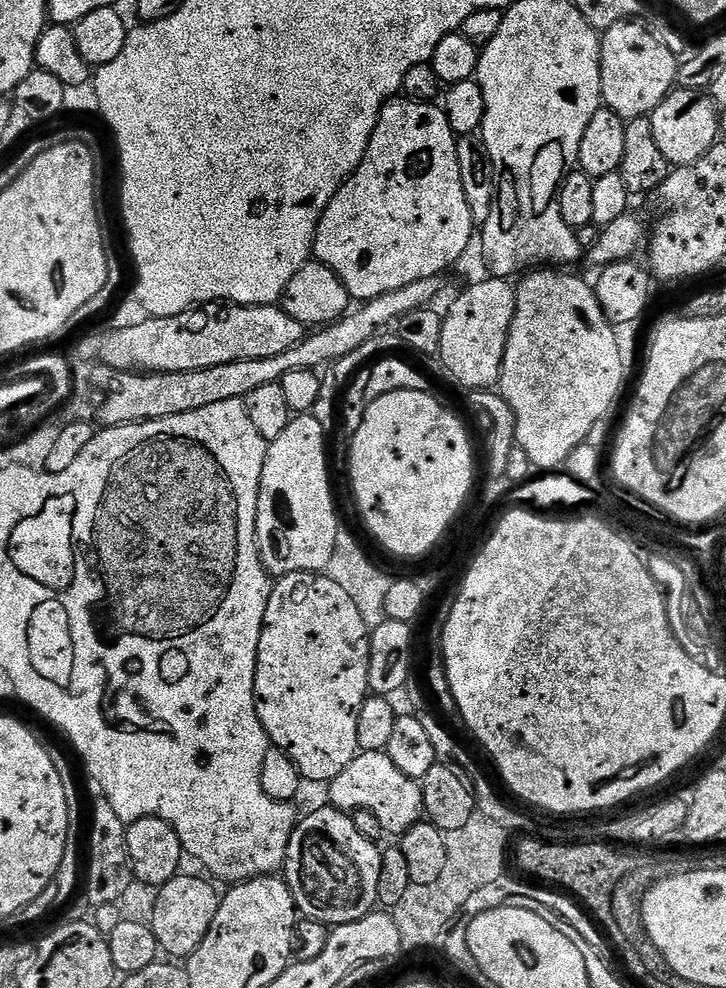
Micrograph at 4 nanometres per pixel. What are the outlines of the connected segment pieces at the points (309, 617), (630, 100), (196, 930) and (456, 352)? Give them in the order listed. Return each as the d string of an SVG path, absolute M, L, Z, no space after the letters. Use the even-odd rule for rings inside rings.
M290 572L275 581L266 606L266 618L258 642L258 658L254 674L256 713L266 730L271 747L280 748L298 766L305 781L327 785L350 762L354 762L358 746L358 714L370 695L369 626L353 599L318 572Z
M635 19L618 22L600 37L600 99L603 107L614 110L624 121L651 116L652 112L677 87L678 56L664 45L661 37L636 24Z
M175 876L170 882L166 882L156 893L156 901L154 907L153 922L150 925L154 938L160 944L161 953L167 954L169 957L187 958L191 956L194 950L198 950L198 946L202 942L202 938L206 938L206 930L210 930L210 926L214 922L214 914L218 914L218 906L220 905L221 893L216 892L217 885L211 879L199 876L198 878L188 878L184 876Z
M487 278L472 284L452 305L448 312L443 313L444 325L442 326L442 346L438 357L439 363L444 363L444 368L464 388L475 390L488 390L499 385L502 362L506 354L506 342L510 334L512 319L516 313L516 290L507 279Z

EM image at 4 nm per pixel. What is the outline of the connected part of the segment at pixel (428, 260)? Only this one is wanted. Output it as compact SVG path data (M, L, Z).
M393 98L384 105L378 118L378 126L374 126L374 134L370 138L370 146L366 146L366 154L362 162L354 170L354 174L334 194L330 206L322 214L322 218L316 227L316 240L312 243L312 251L315 259L321 264L325 264L346 286L349 297L356 302L367 302L378 298L382 294L390 294L394 290L402 290L402 286L410 286L410 282L419 282L421 278L430 278L447 273L447 268L455 260L460 260L464 256L464 251L468 248L468 243L472 240L472 215L470 214L470 202L466 202L466 190L462 190L462 173L458 171L458 146L456 141L458 135L451 128L450 122L443 107L435 103L423 104L417 100L407 98Z

